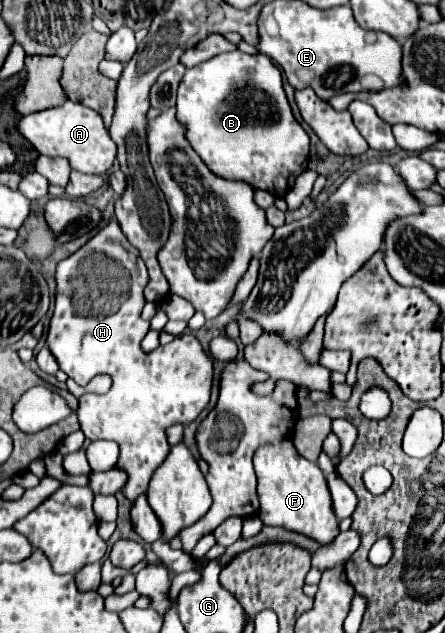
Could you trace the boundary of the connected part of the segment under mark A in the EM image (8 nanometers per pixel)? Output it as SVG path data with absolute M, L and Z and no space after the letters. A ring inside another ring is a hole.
M67 100L63 106L23 116L19 122L19 132L37 148L39 154L63 156L71 162L73 170L85 174L105 174L117 156L117 146L111 140L103 118L95 110L71 100Z

